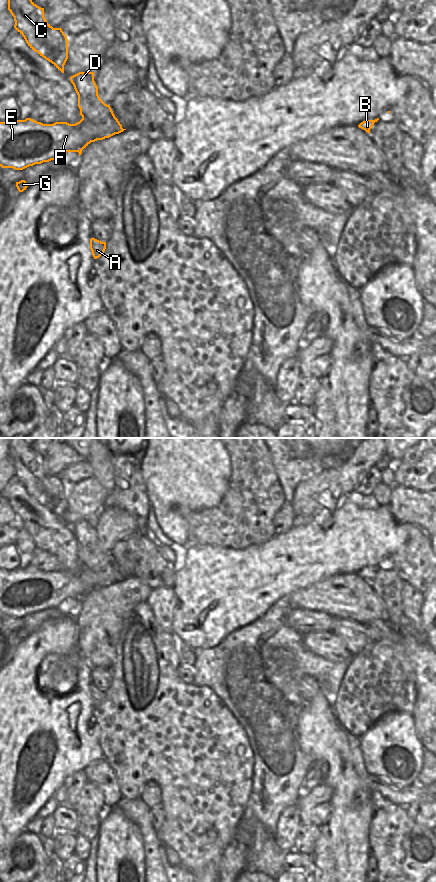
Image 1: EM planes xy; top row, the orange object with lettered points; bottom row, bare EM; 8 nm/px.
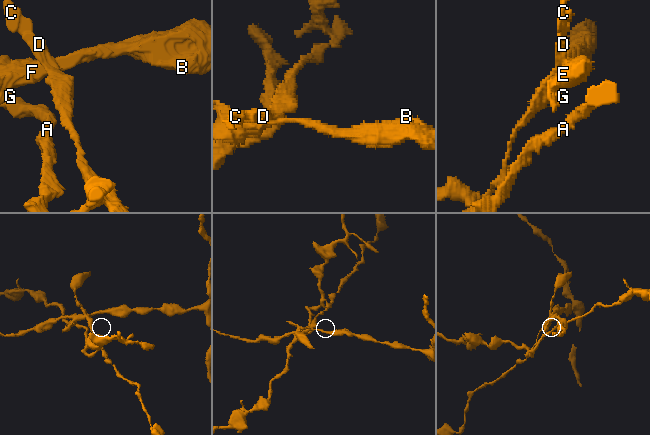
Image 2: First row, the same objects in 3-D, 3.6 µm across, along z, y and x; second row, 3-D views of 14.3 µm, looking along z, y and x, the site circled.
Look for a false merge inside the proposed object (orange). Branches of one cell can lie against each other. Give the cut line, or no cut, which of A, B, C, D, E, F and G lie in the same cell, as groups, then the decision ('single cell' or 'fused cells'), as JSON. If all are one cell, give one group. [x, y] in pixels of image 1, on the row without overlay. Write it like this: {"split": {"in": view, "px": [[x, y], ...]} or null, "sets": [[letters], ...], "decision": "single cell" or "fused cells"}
{"split": {"in": "xy", "px": [[82, 564], [95, 571], [108, 571], [116, 566]]}, "sets": [["A", "C", "D"], ["B", "E", "F", "G"]], "decision": "fused cells"}

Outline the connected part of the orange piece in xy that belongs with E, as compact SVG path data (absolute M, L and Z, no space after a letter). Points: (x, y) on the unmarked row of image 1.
M84 565L75 572L43 572L31 566L0 570L0 614L23 618L58 608L67 600L78 600L80 604L91 590L124 578L117 566L107 572L95 572Z

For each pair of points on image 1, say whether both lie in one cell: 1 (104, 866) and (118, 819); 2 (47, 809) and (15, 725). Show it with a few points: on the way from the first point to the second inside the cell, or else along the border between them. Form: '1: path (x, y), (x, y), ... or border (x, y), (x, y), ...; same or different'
1: path (116, 854), (117, 831); same
2: border (51, 797), (35, 817); different

